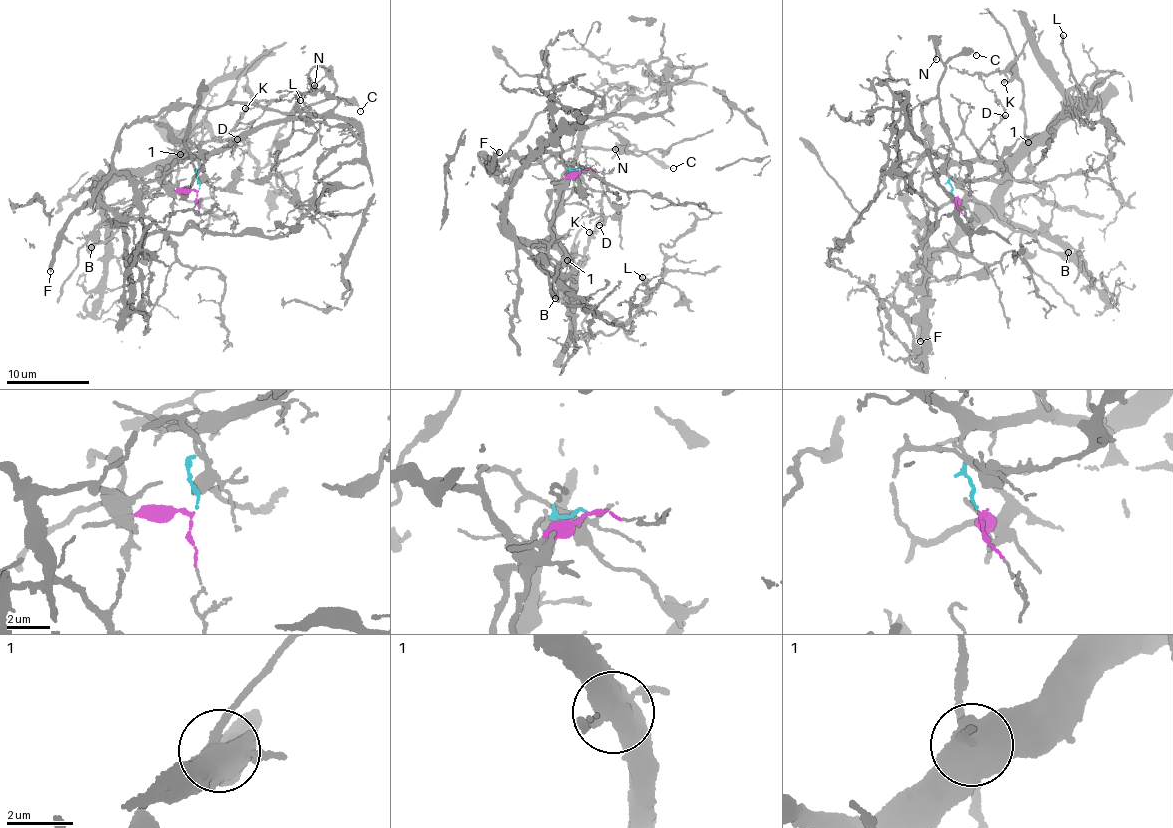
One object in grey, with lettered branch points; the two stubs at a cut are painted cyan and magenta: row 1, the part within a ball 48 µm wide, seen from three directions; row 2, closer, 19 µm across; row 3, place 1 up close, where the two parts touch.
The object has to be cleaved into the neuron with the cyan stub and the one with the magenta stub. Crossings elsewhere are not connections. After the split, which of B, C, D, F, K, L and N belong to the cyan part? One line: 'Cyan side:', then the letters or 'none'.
Cyan side: D, K, L

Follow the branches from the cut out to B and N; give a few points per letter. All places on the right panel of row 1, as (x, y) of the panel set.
B: (954, 197), (959, 204), (971, 198), (991, 206), (997, 218), (1036, 237), (1041, 248), (1068, 251)
N: (954, 197), (917, 223), (899, 182), (929, 147), (922, 104), (939, 94), (945, 67), (935, 45), (936, 59)

